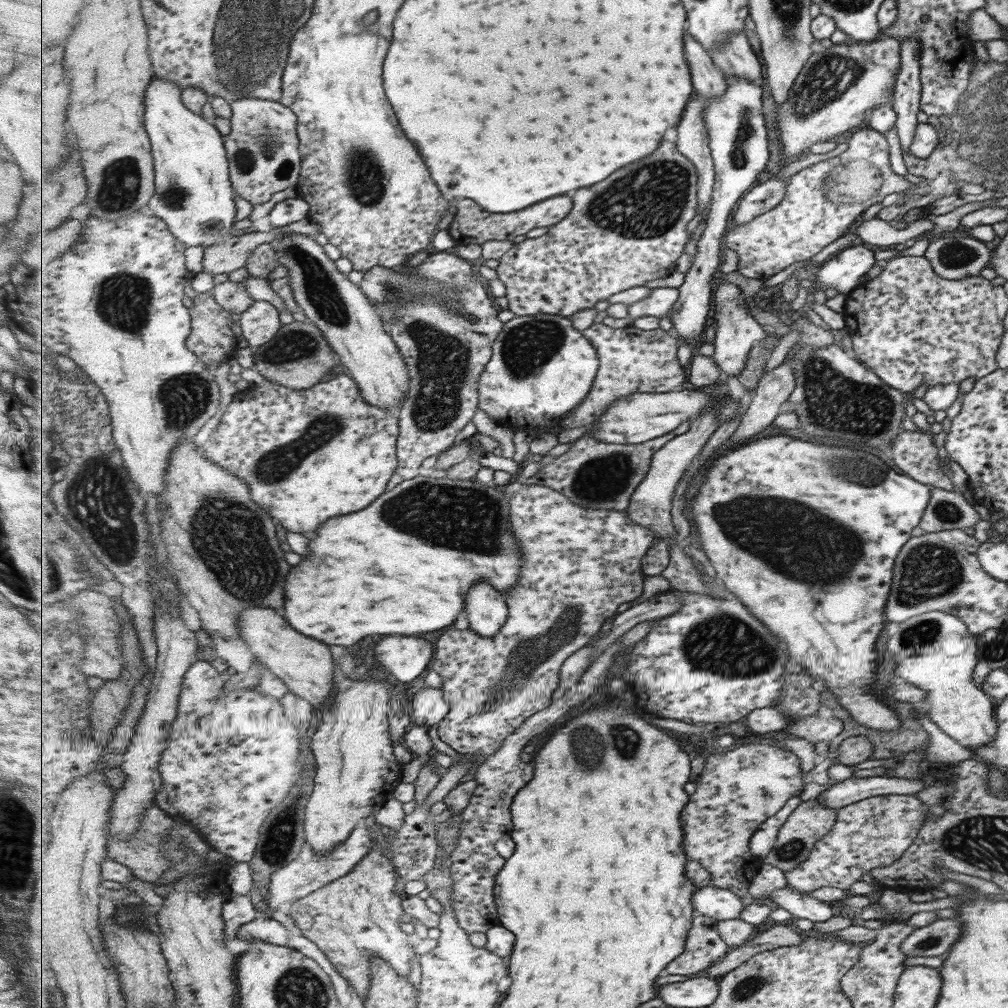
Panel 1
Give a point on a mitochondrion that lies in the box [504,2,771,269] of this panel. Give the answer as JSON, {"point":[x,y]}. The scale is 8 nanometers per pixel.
{"point":[647,202]}

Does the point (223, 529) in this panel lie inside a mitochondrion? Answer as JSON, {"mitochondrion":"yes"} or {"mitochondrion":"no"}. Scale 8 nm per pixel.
{"mitochondrion":"yes"}

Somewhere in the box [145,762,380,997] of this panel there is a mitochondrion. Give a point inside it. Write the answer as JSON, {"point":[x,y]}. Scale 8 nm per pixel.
{"point":[282,828]}

